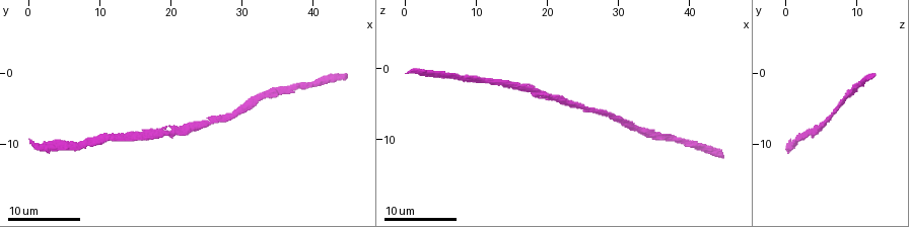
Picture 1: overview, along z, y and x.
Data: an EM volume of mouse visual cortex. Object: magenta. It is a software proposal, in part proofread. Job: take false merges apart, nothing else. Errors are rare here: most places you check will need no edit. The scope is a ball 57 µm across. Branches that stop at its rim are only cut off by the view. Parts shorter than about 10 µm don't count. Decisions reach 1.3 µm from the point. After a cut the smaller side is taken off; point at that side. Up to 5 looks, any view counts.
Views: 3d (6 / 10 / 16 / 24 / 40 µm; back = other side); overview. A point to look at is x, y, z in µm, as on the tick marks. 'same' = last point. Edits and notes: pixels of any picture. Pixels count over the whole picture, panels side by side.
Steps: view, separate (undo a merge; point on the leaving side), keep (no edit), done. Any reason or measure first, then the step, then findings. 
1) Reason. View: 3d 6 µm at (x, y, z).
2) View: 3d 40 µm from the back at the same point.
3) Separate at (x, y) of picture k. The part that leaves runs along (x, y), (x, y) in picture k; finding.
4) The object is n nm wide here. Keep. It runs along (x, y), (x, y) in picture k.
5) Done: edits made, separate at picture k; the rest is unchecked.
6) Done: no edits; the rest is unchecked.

View: 3d 16 µm at (36.0, 3.0, 9.5).

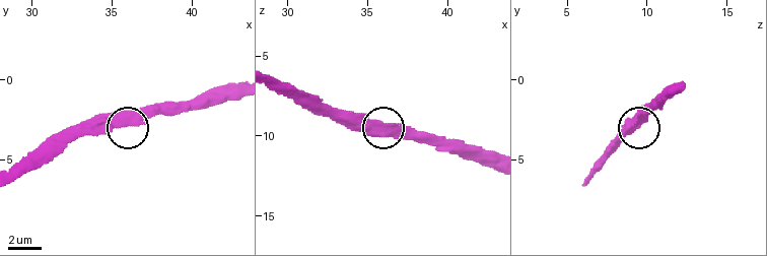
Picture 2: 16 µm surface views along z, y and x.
Keep. It runs along (16, 175), (53, 158), (78, 136), (135, 125), (158, 104) in picture 2; all the same neuron.

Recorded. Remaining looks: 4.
View: 3d 6 µm at (23.0, 7.5, 5.0).

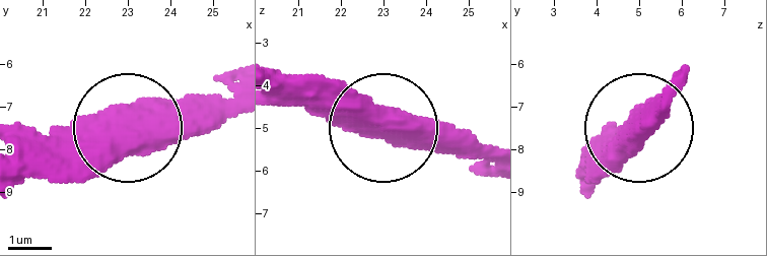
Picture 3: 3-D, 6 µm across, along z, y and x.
The object is 730 nm wide here. Keep. It runs along (135, 101), (113, 130), (25, 130) in picture 3; all the same neuron.

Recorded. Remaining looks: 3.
Thin neck. View: 3d 16 µm at (31.0, 5.0, 7.5).

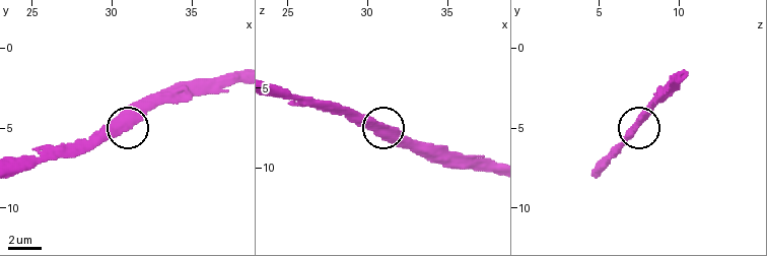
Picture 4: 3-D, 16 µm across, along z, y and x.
The object is 610 nm wide here. Keep. It runs along (18, 156), (52, 156), (121, 134), (152, 105) in picture 4; one neuron here.

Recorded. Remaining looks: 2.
Done: no edits; the rest is unchecked.

